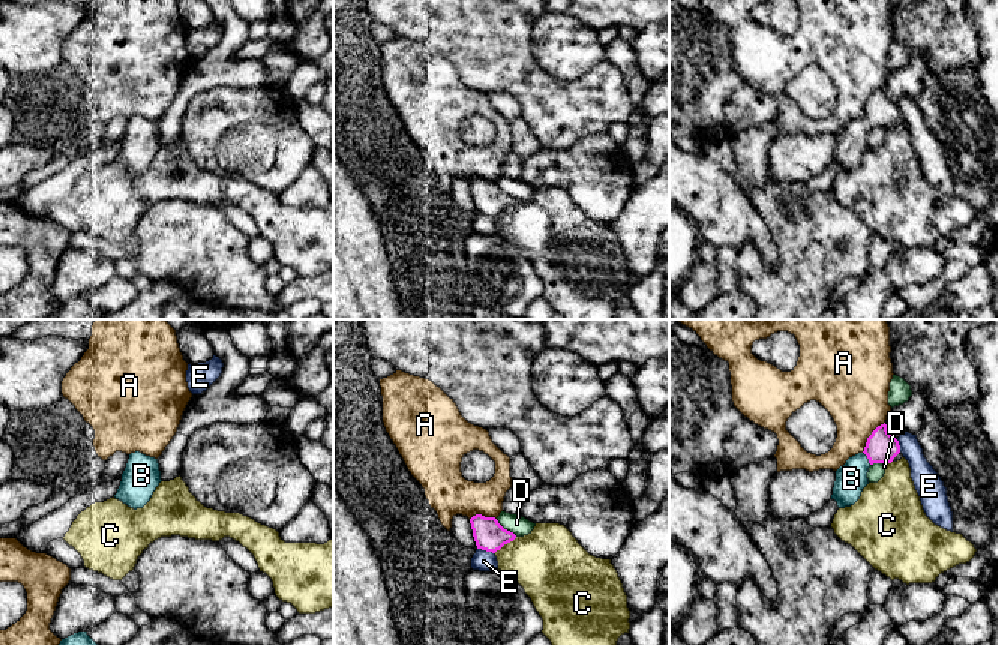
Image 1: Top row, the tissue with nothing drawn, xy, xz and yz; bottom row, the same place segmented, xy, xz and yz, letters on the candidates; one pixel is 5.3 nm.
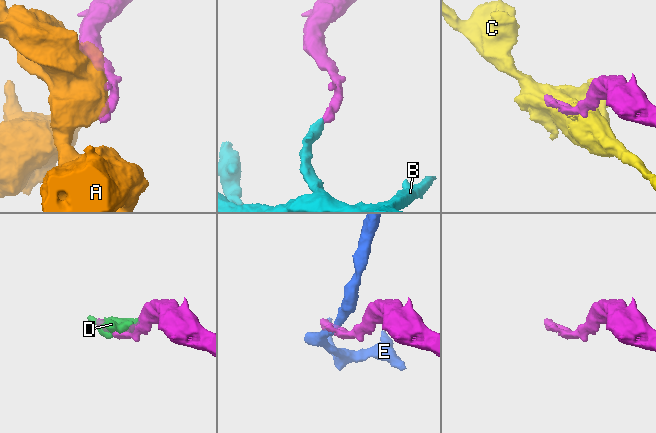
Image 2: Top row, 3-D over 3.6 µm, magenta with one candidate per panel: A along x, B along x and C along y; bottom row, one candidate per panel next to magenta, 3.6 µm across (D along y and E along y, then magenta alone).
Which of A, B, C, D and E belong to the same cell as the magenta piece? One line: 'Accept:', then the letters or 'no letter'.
Accept: B

